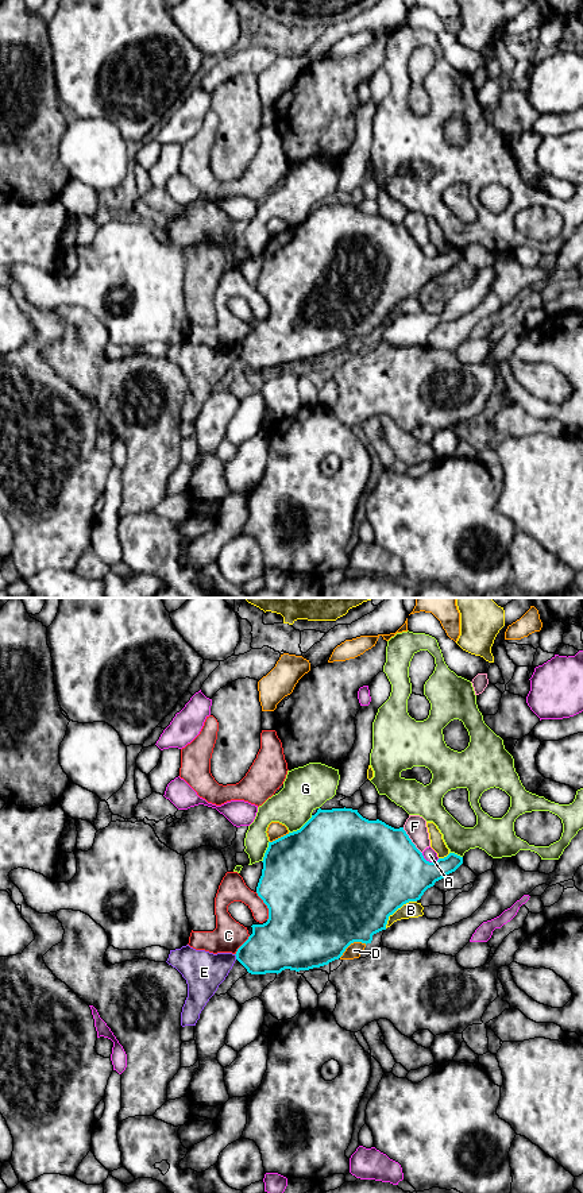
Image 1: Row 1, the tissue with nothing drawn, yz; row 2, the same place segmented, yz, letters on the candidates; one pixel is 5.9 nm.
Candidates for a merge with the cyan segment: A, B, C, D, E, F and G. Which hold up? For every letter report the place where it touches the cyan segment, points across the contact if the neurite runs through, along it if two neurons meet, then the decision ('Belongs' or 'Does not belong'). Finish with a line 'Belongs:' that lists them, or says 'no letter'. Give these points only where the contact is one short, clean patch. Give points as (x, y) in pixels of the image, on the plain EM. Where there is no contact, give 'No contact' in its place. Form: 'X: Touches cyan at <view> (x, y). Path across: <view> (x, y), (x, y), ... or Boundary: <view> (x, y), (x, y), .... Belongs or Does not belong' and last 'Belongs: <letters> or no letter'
A: Touches cyan at yz (428, 257). Does not belong
B: Touches cyan at yz (397, 304). Does not belong
C: Touches cyan at yz (266, 300). Does not belong
D: Touches cyan at yz (351, 338). Does not belong
E: Touches cyan at yz (236, 352). Boundary: yz (234, 350), (236, 354). Does not belong
F: Touches cyan at yz (410, 236). Does not belong
G: Touches cyan at yz (301, 223). Does not belong
Belongs: no letter

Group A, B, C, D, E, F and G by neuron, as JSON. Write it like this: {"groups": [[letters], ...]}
{"groups": [["A"], ["B"], ["C"], ["D"], ["E"], ["F"], ["G"]]}

